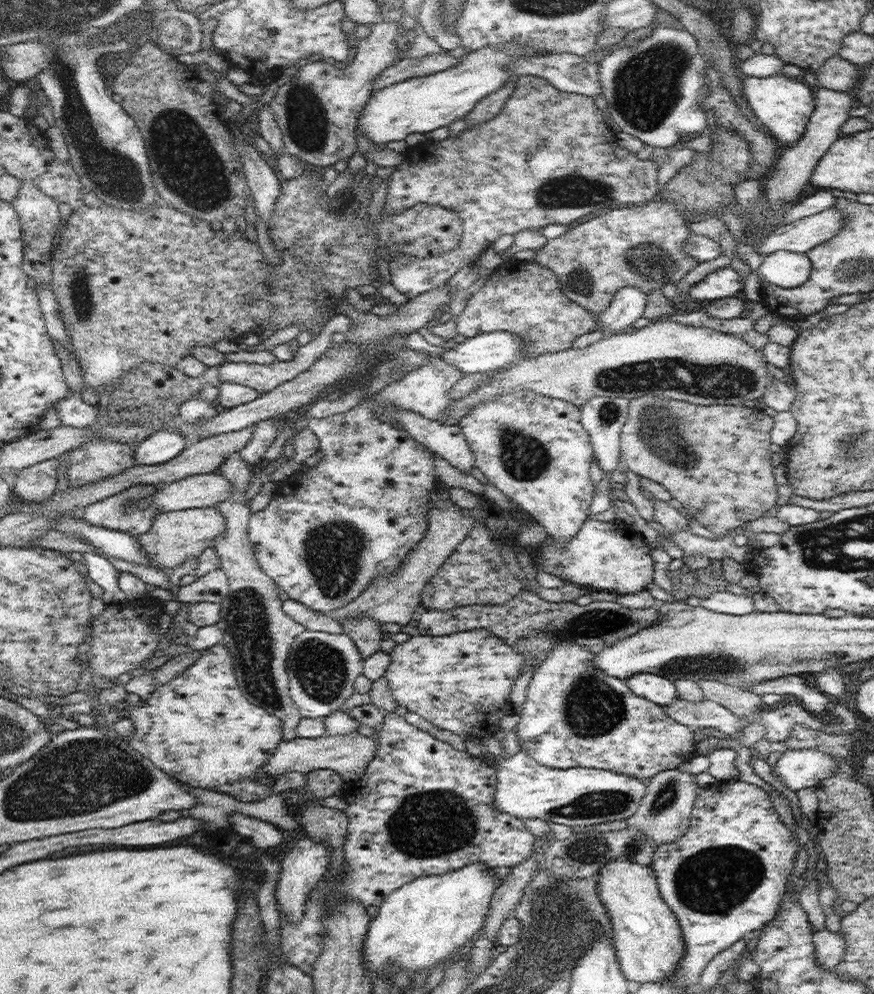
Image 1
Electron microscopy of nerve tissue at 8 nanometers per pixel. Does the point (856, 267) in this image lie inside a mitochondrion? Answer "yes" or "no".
yes

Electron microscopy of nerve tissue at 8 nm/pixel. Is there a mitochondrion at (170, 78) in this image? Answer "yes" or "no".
no

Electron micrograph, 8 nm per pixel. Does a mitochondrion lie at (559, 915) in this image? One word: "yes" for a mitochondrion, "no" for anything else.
yes

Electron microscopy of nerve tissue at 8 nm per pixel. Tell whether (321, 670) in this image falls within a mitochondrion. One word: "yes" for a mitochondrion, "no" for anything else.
yes

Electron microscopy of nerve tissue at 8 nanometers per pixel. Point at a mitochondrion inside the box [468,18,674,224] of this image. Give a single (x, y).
(571, 190)

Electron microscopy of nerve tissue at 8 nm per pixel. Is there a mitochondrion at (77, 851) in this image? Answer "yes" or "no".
no

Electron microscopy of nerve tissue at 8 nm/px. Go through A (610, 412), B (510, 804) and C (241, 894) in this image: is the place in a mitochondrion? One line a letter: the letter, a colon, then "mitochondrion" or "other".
A: mitochondrion
B: other
C: other

